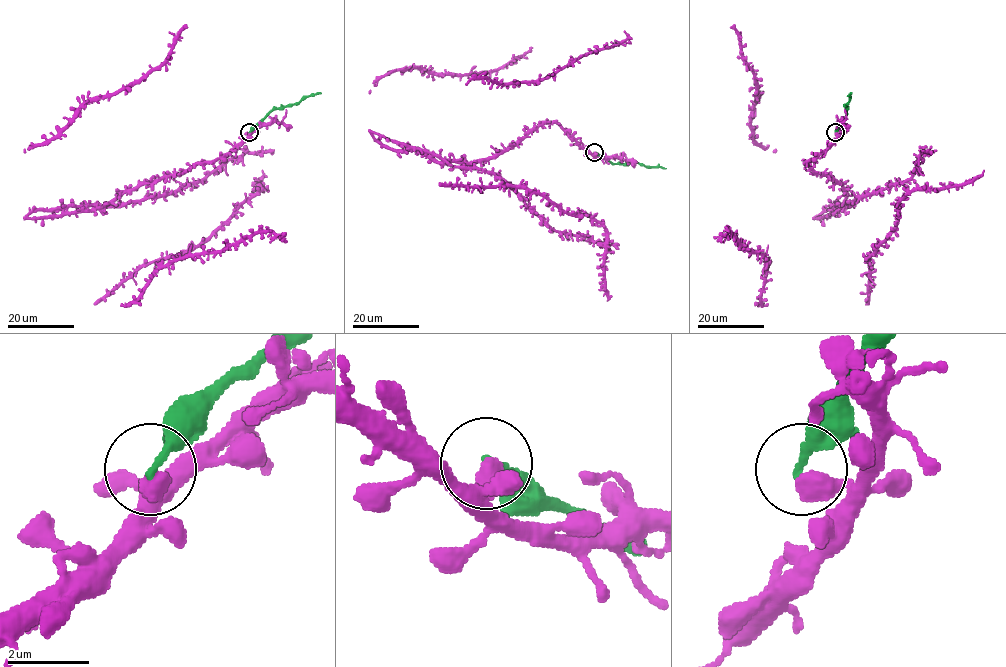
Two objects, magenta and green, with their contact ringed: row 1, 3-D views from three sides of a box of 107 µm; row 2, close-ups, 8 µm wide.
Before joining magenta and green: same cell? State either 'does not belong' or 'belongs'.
does not belong

